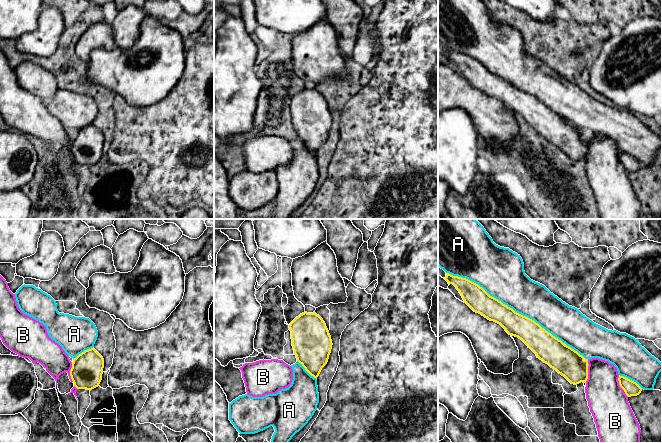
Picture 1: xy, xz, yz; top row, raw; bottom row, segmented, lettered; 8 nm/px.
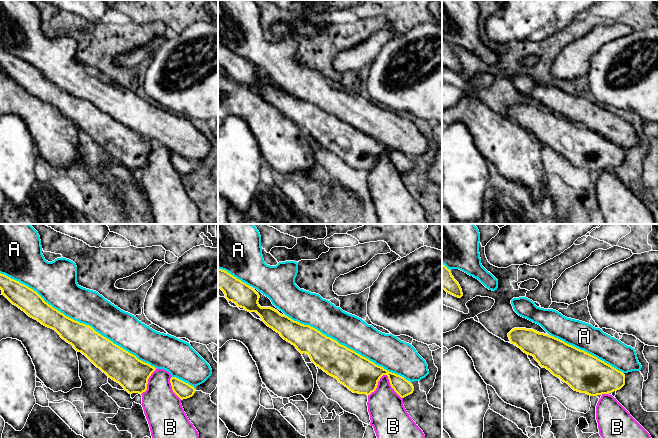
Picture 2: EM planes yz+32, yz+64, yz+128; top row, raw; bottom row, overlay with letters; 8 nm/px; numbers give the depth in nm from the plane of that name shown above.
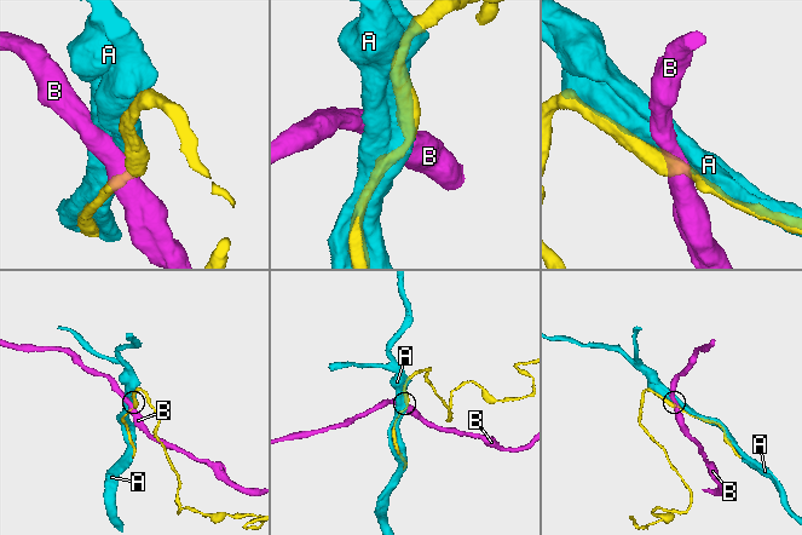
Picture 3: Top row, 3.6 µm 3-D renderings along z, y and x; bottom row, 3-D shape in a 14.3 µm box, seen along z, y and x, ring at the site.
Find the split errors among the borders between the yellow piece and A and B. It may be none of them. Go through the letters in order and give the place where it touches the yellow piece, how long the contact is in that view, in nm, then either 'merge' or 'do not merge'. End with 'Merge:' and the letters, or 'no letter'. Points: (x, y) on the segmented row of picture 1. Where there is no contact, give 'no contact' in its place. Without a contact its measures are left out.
A: meets yellow in yz at (516, 312); contact 1350 nm long; merge
B: meets yellow in yz at (587, 371); contact 190 nm long; do not merge
Merge: A

